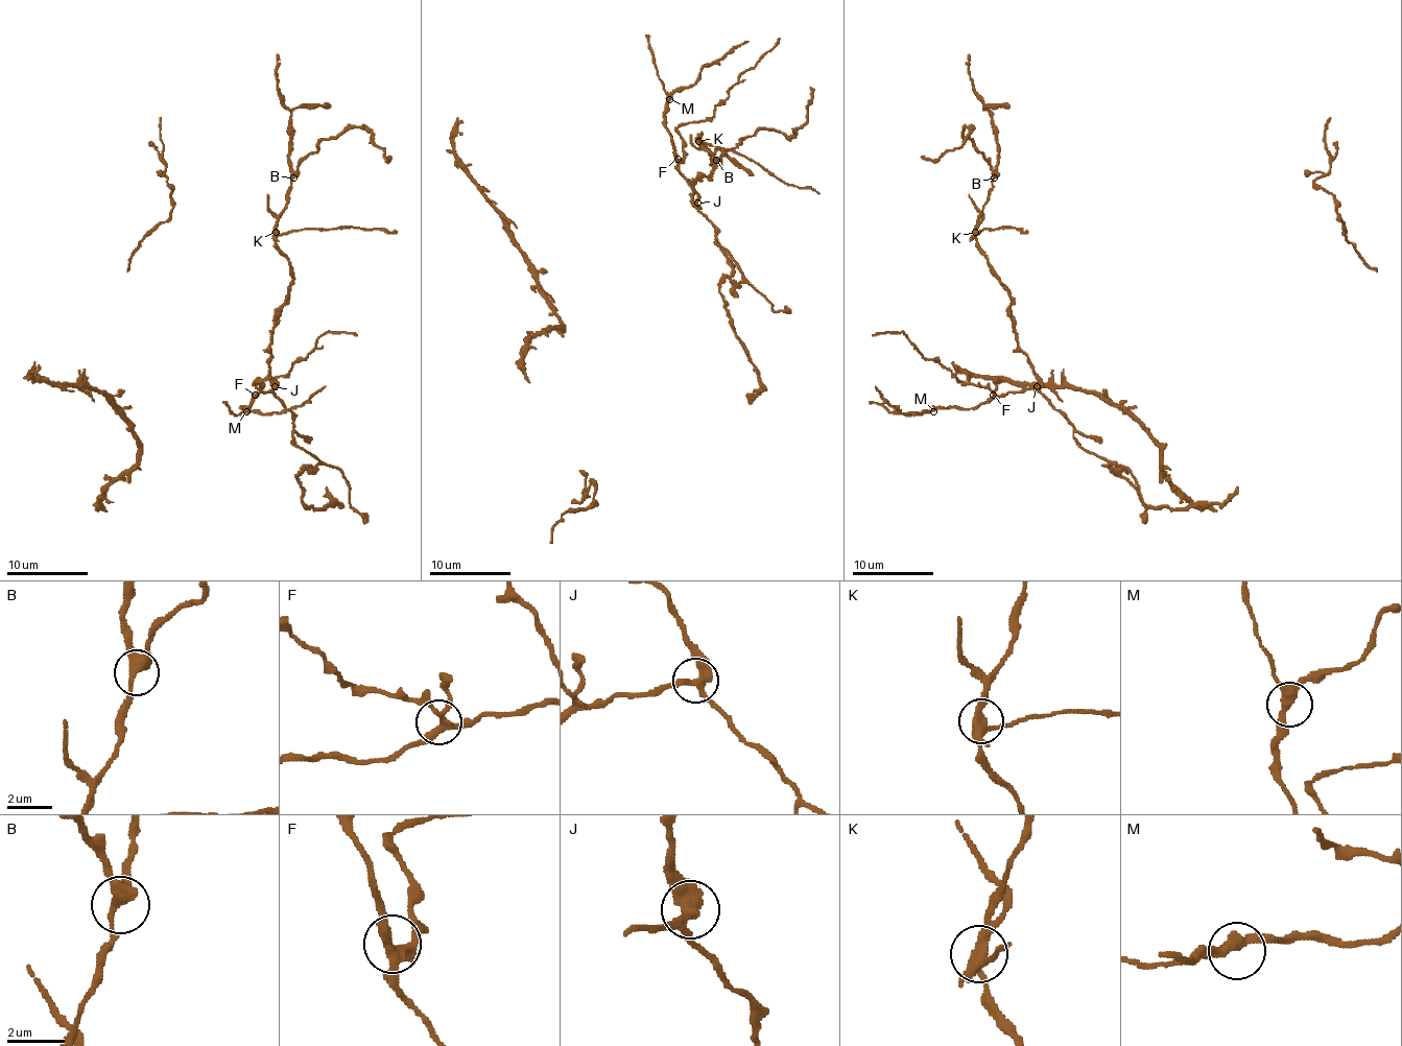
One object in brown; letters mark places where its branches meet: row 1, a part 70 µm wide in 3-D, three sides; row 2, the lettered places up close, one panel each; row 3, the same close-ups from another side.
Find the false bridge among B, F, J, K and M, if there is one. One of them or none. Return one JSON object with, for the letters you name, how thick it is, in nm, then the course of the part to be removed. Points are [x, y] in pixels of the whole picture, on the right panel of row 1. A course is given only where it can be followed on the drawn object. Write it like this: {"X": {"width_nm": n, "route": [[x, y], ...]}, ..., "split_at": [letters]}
{"K": {"width_nm": 320, "route": [[974, 233], [984, 229], [1027, 231]]}, "split_at": ["K"]}

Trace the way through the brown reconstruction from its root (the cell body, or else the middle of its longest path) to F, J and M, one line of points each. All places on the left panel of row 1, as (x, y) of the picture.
F: (295, 478), (319, 461), (295, 444), (293, 415), (275, 395), (275, 388), (255, 395)
J: (295, 478), (319, 461), (295, 444), (293, 415), (275, 395), (275, 386)
M: (295, 478), (319, 461), (295, 444), (293, 415), (275, 388), (261, 390), (242, 407), (246, 411)

